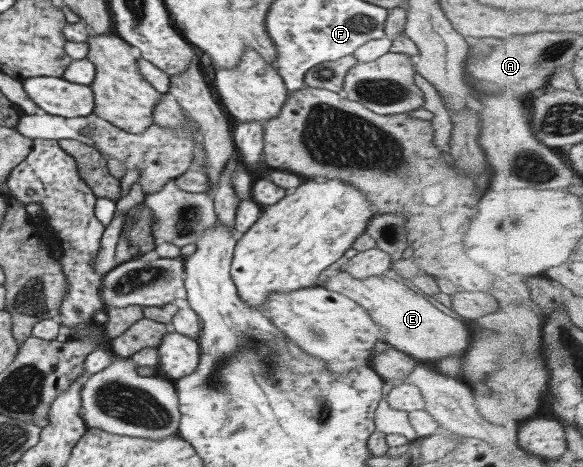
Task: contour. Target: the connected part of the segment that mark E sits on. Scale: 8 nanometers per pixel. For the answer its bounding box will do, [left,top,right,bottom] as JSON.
[321,269,469,362]

